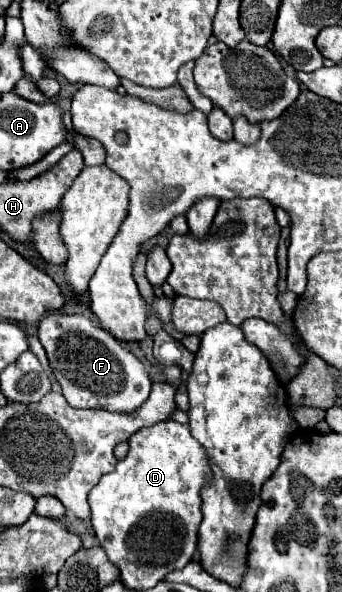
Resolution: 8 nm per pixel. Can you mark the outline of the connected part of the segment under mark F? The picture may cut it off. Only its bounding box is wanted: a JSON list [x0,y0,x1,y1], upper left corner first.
[39,314,151,414]

